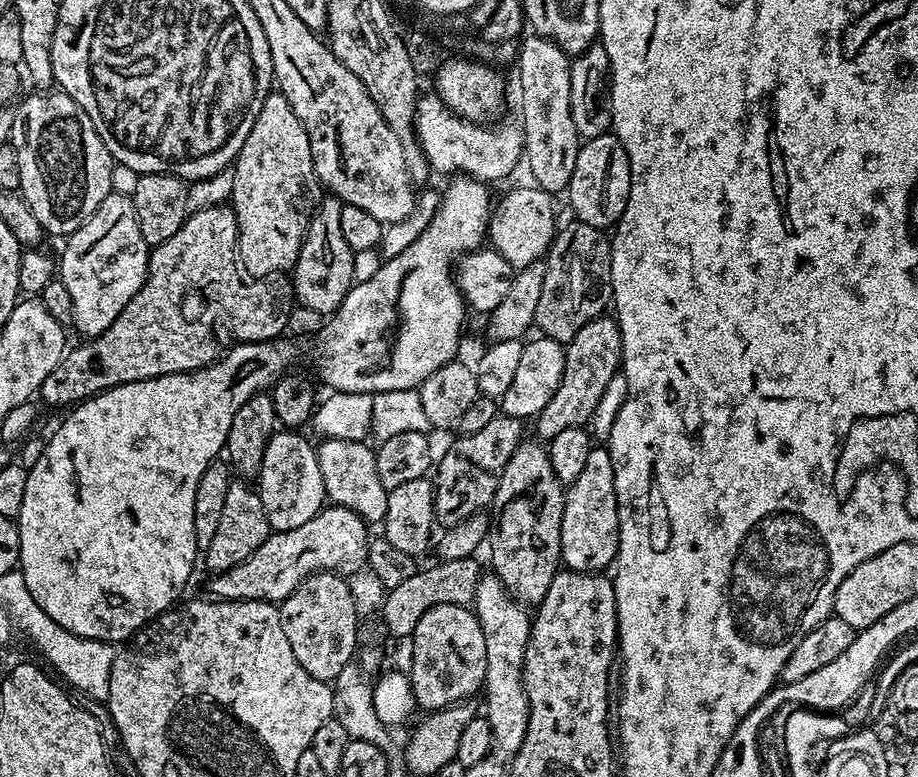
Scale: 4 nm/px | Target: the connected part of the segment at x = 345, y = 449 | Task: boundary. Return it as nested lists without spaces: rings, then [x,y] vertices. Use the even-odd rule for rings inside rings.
[[[326,438],[320,444],[316,448],[316,457],[322,473],[325,497],[337,507],[354,510],[365,523],[386,520],[391,497],[380,482],[375,449],[372,446],[370,448],[365,441],[352,439]]]

